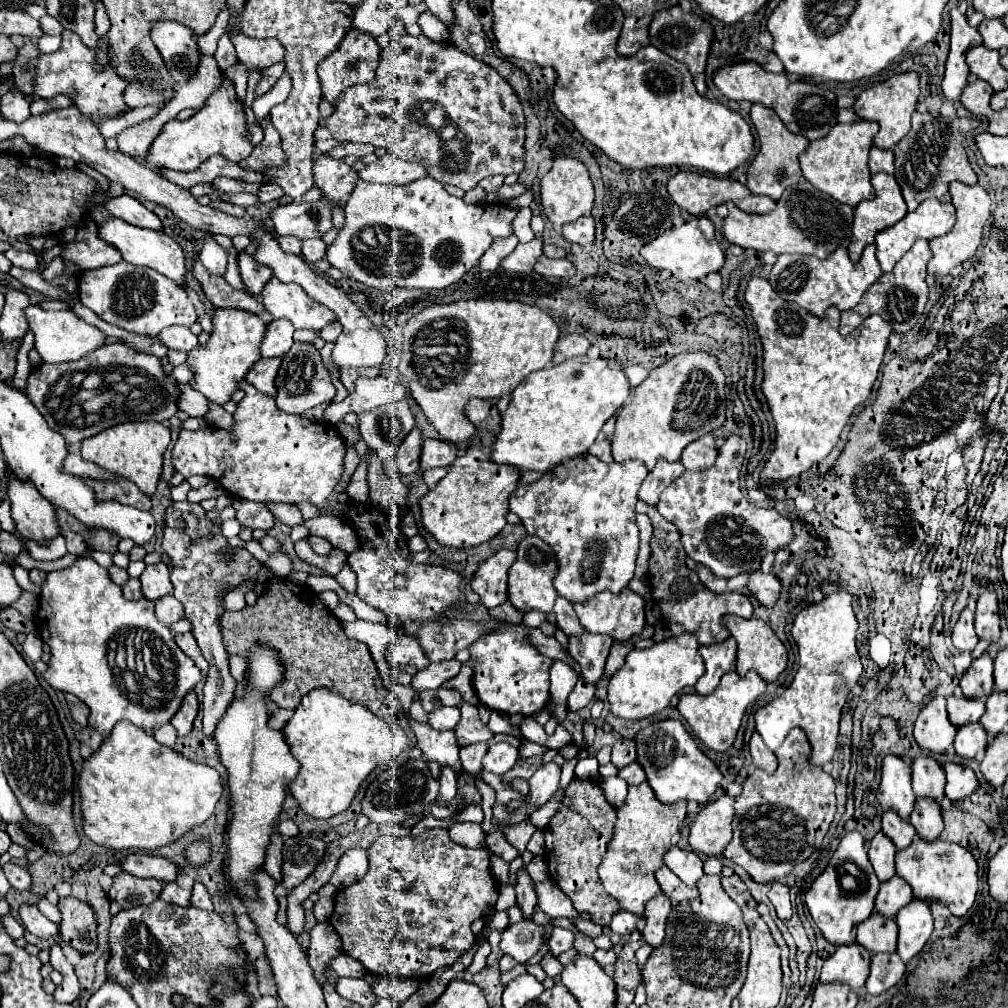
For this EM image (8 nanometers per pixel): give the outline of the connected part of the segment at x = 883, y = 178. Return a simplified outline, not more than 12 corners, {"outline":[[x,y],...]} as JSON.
{"outline":[[874,174],[874,200],[854,208],[852,262],[876,234],[906,216],[900,186]]}

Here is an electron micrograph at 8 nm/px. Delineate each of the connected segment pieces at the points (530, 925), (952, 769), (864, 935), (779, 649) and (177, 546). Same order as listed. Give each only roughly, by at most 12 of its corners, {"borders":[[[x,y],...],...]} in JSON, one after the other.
{"borders":[[[532,920],[508,926],[498,944],[520,964],[542,946]],[[946,762],[946,796],[956,802],[978,784],[964,762]],[[872,912],[858,926],[858,944],[868,952],[894,952],[894,918]],[[724,618],[738,644],[736,672],[774,682],[788,652],[758,618]],[[200,504],[166,508],[162,550],[174,596],[210,664],[202,732],[232,702],[220,636],[224,594],[274,574],[232,550]]]}

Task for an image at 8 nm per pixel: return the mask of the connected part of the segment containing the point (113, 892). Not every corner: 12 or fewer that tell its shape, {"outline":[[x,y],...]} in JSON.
{"outline":[[126,872],[114,876],[108,898],[124,910],[154,902],[162,882]]}

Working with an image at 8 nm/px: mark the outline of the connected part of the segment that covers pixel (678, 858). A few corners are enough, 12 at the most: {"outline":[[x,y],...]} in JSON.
{"outline":[[674,846],[664,862],[688,886],[704,876],[702,858]]}

